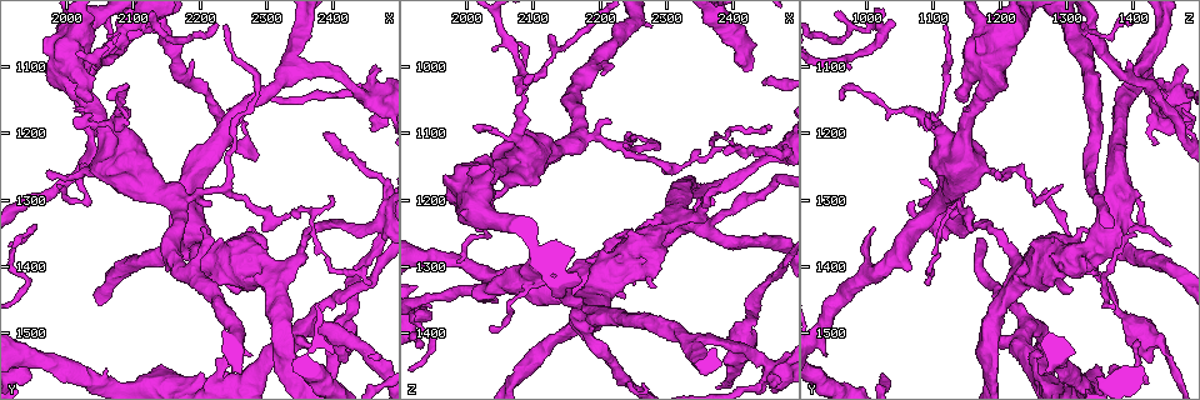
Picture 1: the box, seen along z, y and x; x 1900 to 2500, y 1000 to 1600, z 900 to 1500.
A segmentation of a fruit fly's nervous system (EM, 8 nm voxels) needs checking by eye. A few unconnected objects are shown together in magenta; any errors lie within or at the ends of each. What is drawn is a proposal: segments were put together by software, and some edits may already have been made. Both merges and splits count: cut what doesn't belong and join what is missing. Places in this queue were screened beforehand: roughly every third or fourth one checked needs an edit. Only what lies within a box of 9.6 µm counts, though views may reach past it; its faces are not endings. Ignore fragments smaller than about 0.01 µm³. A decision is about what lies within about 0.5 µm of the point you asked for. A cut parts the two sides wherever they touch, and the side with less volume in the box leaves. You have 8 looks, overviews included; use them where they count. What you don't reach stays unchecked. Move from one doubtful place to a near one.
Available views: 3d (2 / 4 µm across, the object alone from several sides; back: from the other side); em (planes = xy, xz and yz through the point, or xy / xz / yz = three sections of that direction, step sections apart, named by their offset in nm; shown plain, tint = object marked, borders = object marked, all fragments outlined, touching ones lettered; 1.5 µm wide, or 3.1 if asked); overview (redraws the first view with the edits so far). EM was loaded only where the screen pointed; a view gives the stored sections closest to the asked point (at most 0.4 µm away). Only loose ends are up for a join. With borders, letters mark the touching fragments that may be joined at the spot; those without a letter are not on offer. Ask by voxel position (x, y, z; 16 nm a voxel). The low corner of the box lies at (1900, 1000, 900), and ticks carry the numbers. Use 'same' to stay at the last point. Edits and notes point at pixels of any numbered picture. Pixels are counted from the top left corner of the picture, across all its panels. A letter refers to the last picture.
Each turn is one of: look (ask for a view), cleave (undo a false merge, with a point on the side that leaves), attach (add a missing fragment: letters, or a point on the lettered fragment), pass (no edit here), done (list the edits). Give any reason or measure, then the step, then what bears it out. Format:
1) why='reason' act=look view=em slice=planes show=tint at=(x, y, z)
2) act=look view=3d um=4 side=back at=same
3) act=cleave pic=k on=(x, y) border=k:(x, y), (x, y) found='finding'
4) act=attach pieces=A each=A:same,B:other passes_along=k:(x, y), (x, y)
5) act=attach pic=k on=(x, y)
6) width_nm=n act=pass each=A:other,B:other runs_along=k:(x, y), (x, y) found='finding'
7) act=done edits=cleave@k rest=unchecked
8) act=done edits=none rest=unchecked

why='an open end' act=look view=em slice=planes show=tint at=(1970, 1260, 1200)

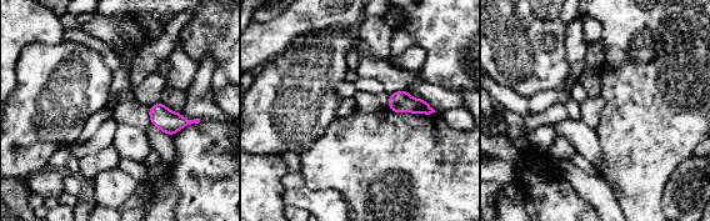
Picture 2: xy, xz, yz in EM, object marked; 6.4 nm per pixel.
act=look view=em slice=planes show=borders at=same

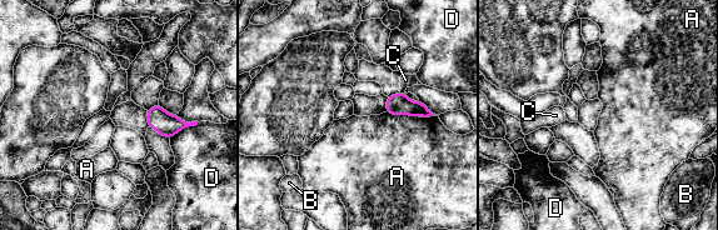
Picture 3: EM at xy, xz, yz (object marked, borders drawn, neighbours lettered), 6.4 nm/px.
width_nm=140 act=pass each=A:other,B:other,C:other,D:other border=3:(385, 111), (393, 115), (418, 116) found='none of them fits'

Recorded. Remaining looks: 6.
why='abrupt turn' act=look view=em slice=xy step=8 show=tint at=(1950, 1345, 1415)

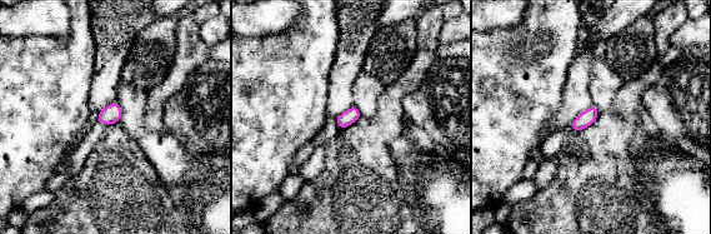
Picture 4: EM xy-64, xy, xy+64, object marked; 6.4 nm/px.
why='cut it another way' act=look view=em slice=planes show=tint at=same

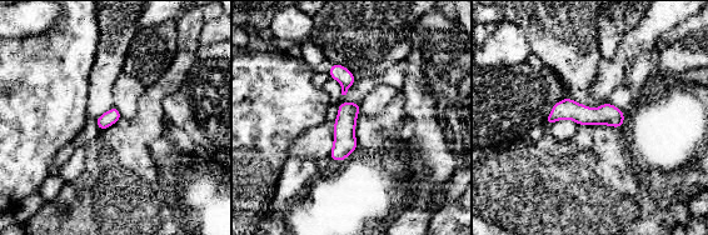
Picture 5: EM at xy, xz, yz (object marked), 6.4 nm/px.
act=look view=em slice=planes show=borders at=same

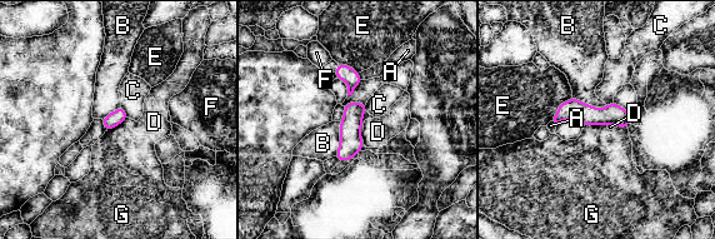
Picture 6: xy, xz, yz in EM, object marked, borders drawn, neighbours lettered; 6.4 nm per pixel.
act=pass each=A:other,B:other,C:other,D:other,E:other,F:other,G:other border=6:(606, 125), (584, 127) found='all the same cell'

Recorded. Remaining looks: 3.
why='free end' act=look view=em slice=xy step=4 show=borders at=(2240, 1040, 1120)

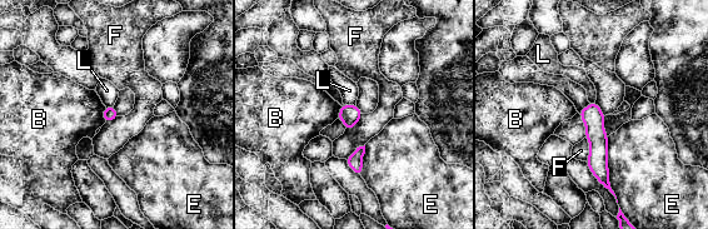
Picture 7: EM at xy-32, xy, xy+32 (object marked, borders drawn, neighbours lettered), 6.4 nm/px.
act=look view=em slice=planes show=borders at=same

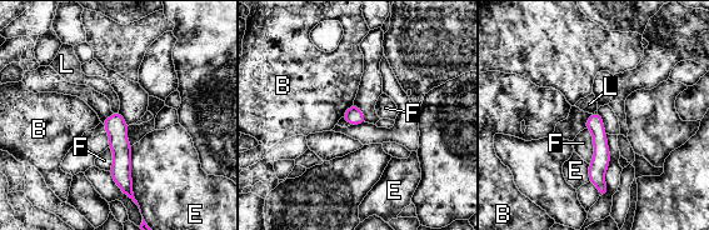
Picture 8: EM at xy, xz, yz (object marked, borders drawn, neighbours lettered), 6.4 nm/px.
longest_contact=E:380nm act=pass each=B:other,E:other,F:other,L:other runs_along=8:(115, 115), (121, 176), (129, 193) found='none of them fits'

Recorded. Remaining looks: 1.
act=done edits=none rest=unchecked

